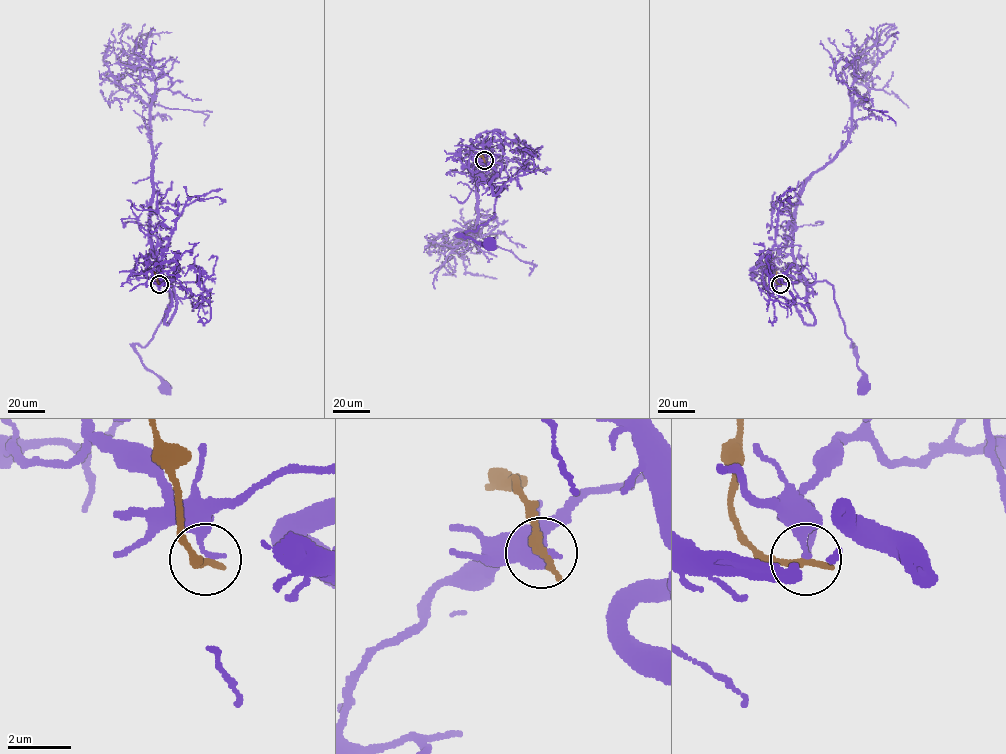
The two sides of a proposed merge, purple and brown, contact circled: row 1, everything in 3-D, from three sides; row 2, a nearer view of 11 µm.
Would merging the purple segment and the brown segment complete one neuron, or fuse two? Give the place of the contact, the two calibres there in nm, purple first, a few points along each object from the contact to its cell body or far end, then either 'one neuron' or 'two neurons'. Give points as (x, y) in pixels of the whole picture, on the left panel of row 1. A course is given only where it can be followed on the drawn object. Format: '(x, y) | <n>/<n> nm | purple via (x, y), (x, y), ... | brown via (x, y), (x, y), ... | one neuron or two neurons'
(159, 284) | 280/300 nm | purple via (159, 283), (136, 275), (156, 265), (172, 284), (170, 280), (170, 303), (153, 337), (134, 350), (166, 388) | brown via (159, 284), (154, 272) | two neurons

